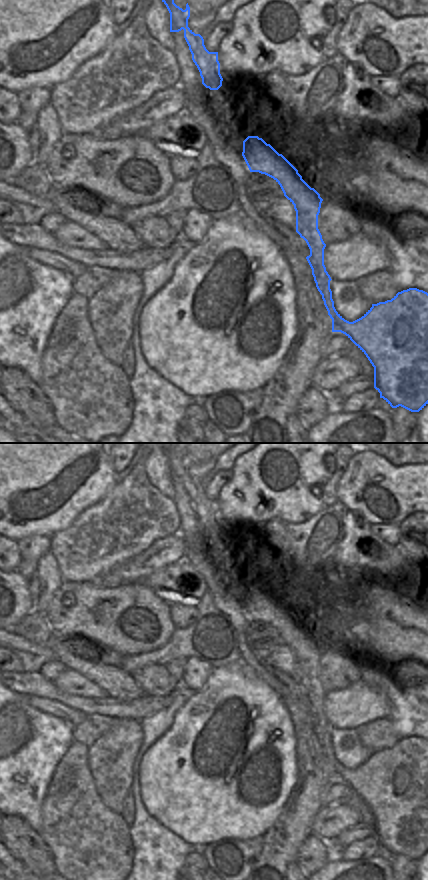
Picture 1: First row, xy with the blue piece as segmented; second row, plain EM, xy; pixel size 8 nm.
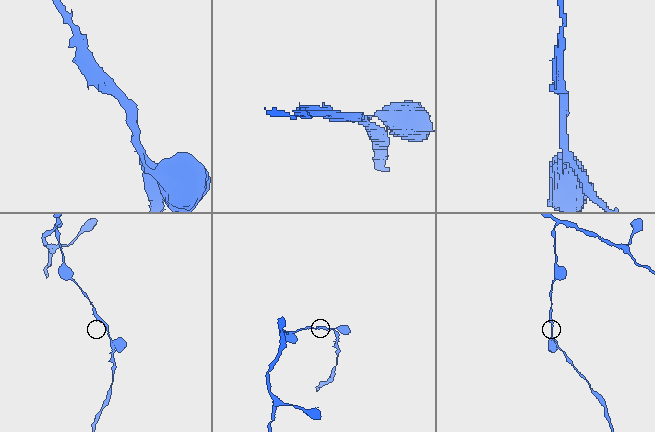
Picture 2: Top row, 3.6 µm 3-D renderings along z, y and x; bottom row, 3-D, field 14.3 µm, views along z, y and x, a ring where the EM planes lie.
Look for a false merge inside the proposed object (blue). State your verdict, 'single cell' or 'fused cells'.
single cell

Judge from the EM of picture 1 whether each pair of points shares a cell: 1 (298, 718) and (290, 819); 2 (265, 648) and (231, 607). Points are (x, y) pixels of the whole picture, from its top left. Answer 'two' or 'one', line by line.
1: one
2: two

